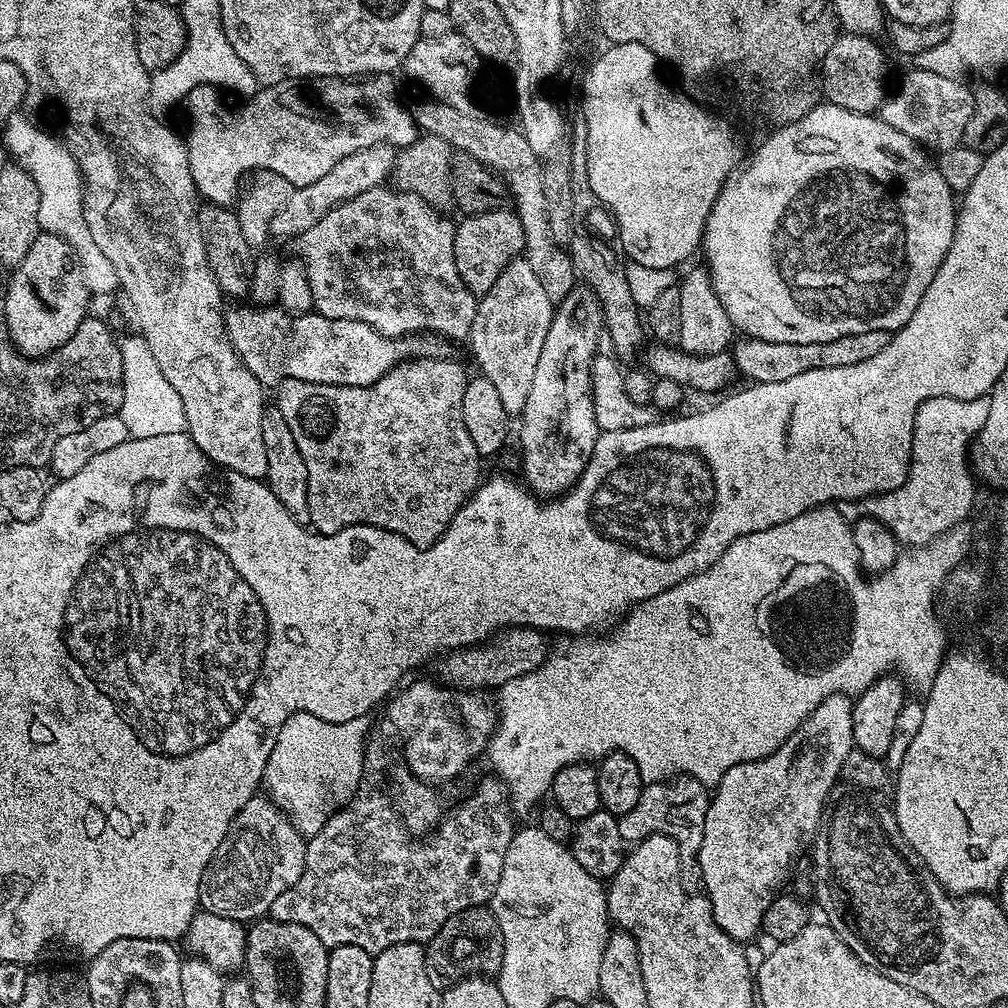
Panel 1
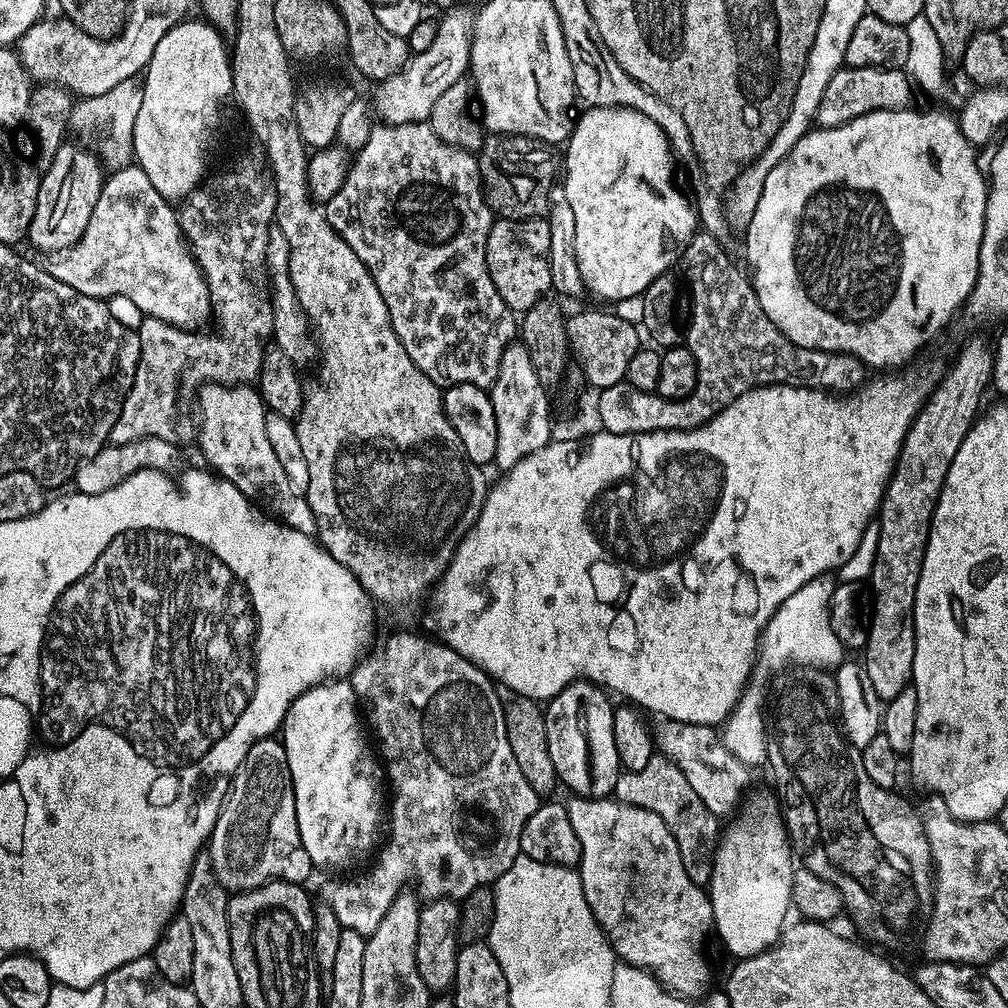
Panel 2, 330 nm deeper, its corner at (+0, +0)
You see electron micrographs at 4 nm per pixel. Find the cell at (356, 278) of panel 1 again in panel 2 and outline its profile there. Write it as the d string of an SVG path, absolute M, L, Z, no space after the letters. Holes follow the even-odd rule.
M377 123L366 144L355 153L346 182L342 182L338 194L334 194L334 198L328 200L326 215L334 231L348 243L350 250L354 250L354 254L358 254L361 262L368 267L368 273L374 278L382 294L382 302L386 302L386 310L392 319L394 334L398 334L402 346L412 356L414 366L418 366L435 384L441 386L473 384L485 390L491 389L498 378L498 366L502 362L505 348L517 339L518 316L510 306L506 306L506 302L502 302L502 294L498 294L486 266L486 238L494 223L494 213L484 193L479 159L473 153L467 152L465 148L444 144L442 138L434 134L431 123Z

